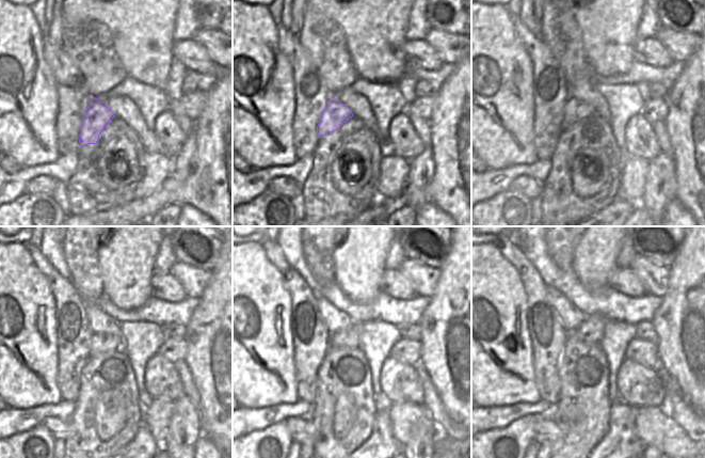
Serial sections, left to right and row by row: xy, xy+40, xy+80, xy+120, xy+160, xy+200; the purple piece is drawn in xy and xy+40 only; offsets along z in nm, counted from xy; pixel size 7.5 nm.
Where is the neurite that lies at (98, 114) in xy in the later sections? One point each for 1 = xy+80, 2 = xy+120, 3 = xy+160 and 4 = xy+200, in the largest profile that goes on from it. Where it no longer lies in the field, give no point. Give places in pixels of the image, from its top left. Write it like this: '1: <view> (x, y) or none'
1: xy+80 (575, 110)
2: xy+120 (100, 344)
3: xy+160 (349, 336)
4: xy+200 (591, 330)

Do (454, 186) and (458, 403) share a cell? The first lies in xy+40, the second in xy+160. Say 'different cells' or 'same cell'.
same cell

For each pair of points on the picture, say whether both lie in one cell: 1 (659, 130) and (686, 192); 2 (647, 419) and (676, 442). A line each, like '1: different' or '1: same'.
1: different
2: same

